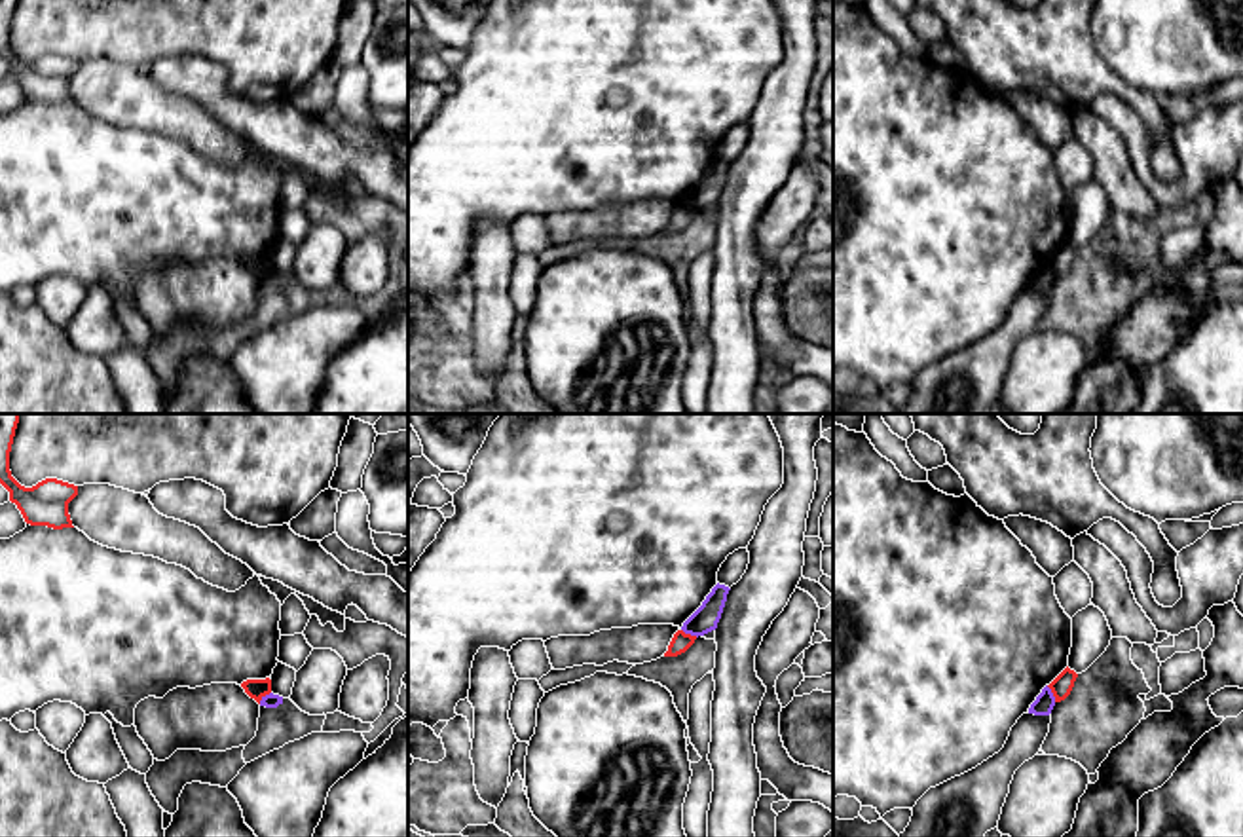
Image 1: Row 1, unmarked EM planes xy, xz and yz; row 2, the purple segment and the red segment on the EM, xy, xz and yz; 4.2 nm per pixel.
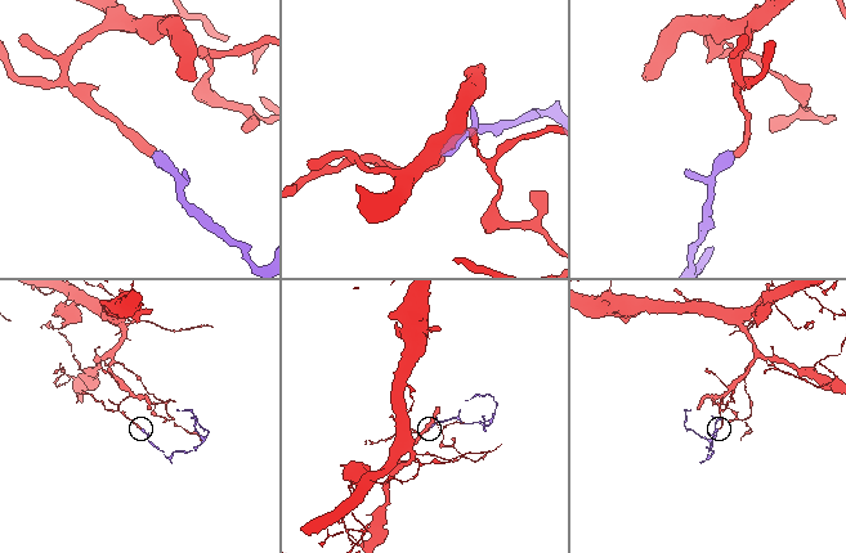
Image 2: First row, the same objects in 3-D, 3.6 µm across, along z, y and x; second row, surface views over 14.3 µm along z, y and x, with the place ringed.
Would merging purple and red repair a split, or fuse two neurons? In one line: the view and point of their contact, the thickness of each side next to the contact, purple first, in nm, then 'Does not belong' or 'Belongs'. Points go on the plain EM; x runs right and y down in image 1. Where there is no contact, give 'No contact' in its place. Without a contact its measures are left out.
Touches purple at yz (1052, 268). Thickness 90 nm (purple) against 90 nm. Does not belong

